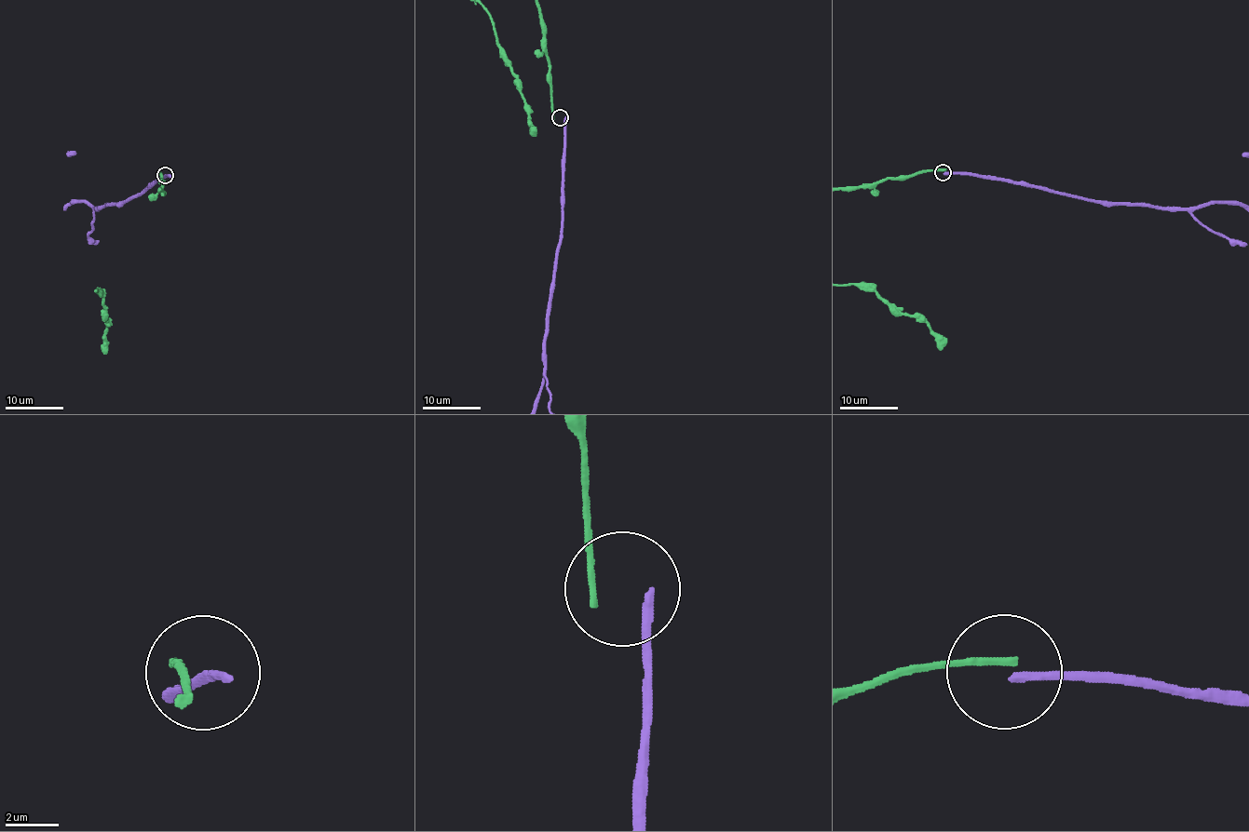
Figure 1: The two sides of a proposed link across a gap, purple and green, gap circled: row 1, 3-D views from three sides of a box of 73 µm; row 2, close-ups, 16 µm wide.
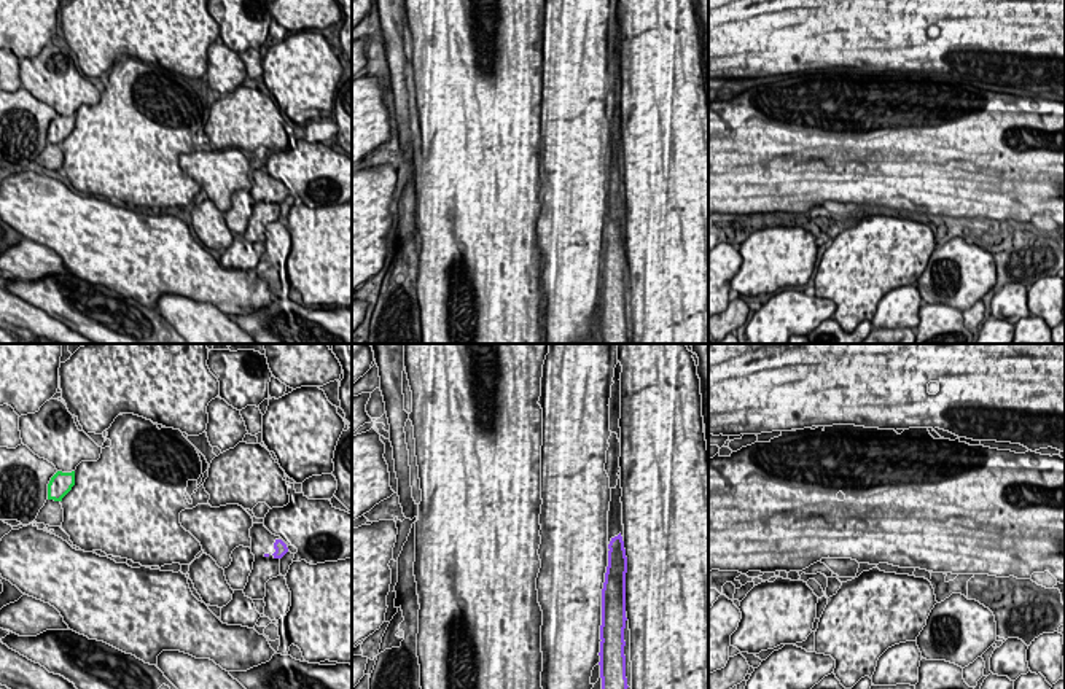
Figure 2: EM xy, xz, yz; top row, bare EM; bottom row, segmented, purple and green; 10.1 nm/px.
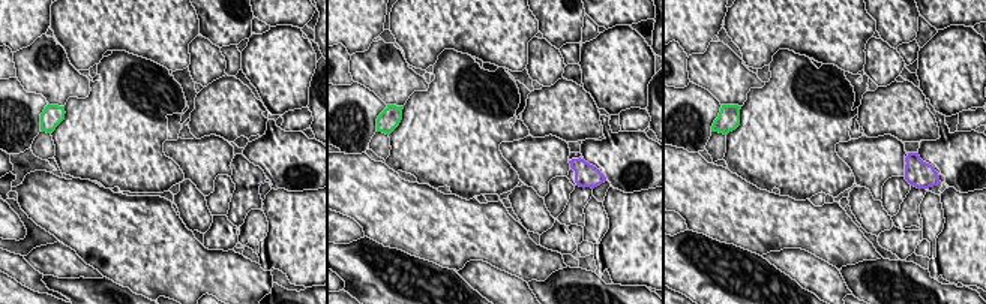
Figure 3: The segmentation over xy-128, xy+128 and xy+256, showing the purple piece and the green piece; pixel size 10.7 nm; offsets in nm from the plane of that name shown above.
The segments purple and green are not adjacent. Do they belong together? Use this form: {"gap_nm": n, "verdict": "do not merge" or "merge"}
{"gap_nm": 2050, "verdict": "do not merge"}

